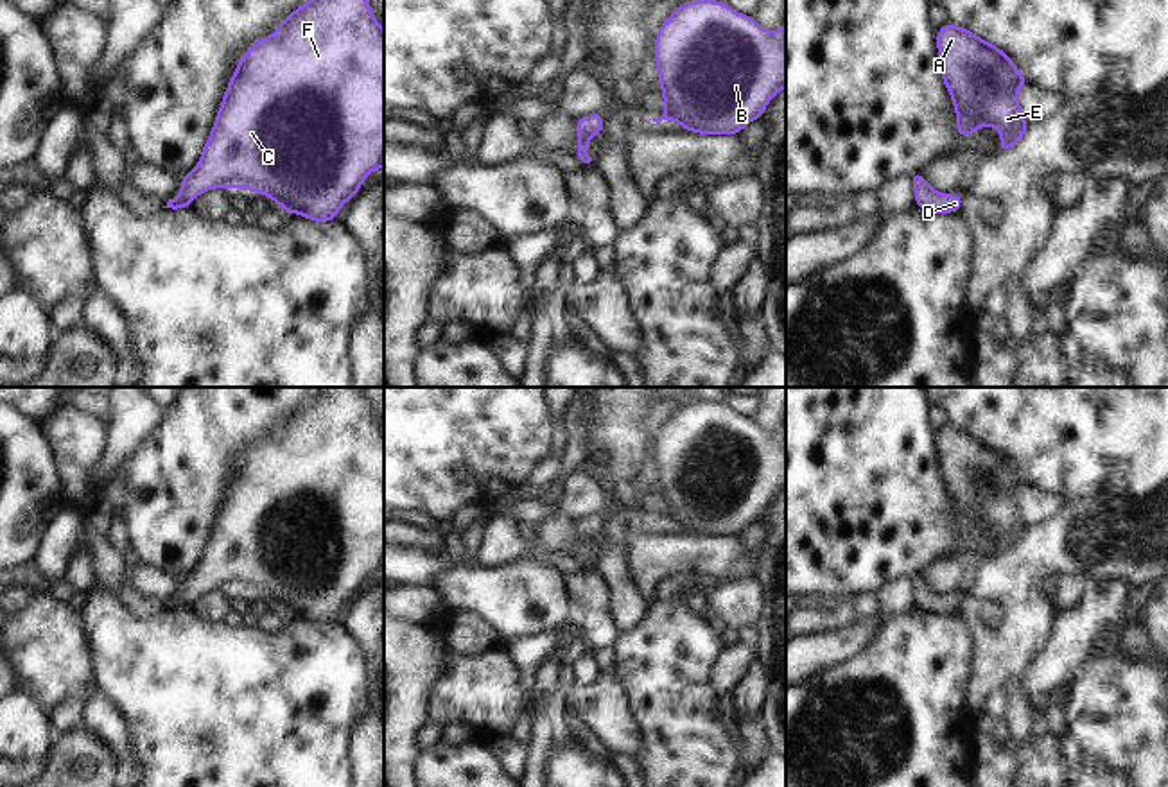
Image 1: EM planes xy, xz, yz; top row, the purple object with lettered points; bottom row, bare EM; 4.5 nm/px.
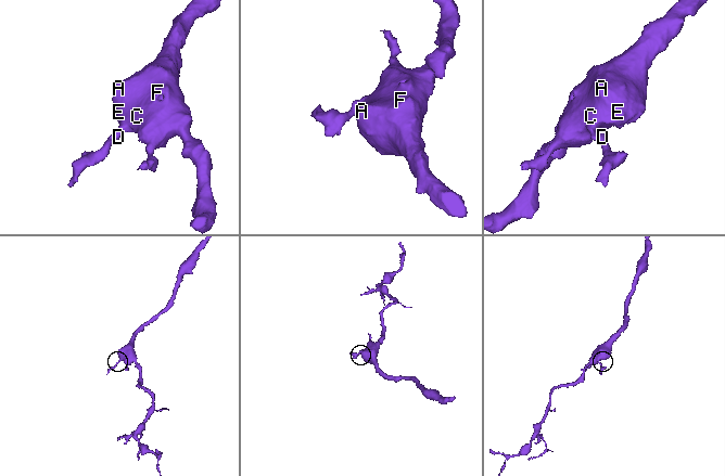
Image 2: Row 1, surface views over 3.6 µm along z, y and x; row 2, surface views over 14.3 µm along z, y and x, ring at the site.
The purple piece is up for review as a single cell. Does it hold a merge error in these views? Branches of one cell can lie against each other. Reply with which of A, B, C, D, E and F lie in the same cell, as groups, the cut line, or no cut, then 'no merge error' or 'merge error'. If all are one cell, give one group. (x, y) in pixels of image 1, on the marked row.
A B C D E F; no cut; no merge error

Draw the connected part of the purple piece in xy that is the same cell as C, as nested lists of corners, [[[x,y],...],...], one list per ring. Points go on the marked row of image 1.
[[[307,0],[271,36],[255,39],[239,59],[199,163],[181,176],[181,192],[163,208],[190,208],[203,192],[240,188],[267,195],[283,213],[332,222],[341,206],[361,192],[362,181],[382,167],[384,29],[368,0]]]

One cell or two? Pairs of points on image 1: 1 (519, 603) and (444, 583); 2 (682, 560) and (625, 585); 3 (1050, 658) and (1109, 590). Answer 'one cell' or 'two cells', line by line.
1: one cell
2: two cells
3: one cell

